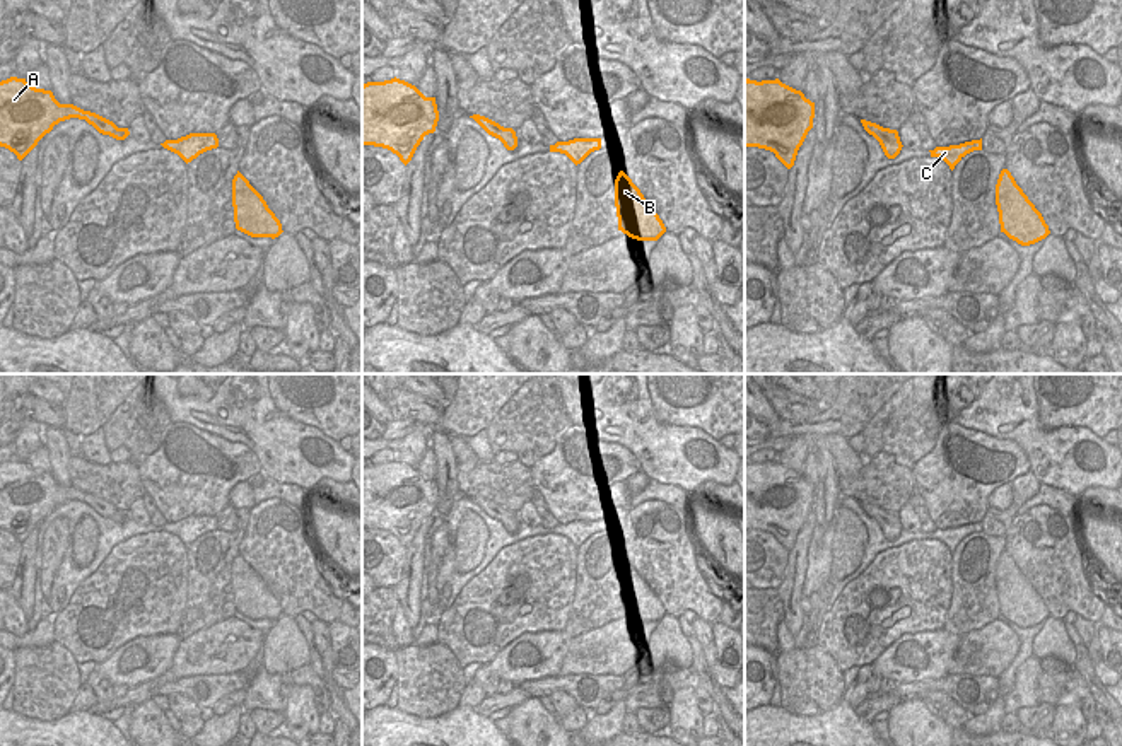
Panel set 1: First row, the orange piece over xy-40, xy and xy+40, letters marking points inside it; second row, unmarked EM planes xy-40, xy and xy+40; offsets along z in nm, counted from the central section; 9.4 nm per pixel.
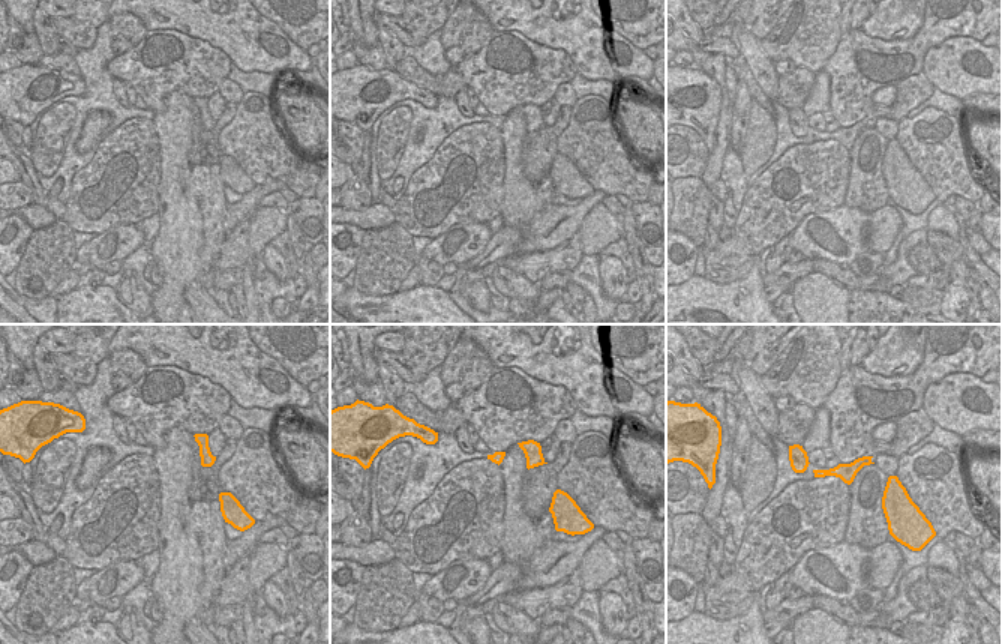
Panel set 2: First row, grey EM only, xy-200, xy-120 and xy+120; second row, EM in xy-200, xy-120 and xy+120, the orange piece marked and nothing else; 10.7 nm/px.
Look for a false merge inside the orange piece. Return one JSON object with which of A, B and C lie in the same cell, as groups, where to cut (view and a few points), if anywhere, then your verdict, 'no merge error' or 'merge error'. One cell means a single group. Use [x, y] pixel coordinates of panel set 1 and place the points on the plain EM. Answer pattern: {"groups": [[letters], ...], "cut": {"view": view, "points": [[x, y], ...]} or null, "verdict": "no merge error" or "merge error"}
{"groups": [["A"], ["B", "C"]], "cut": {"view": "xy", "points": [[501, 509], [492, 518]]}, "verdict": "merge error"}

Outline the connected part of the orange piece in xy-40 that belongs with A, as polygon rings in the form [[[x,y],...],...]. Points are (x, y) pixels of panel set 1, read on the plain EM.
[[[26,461],[0,464],[0,529],[22,543],[60,504],[79,500],[99,516],[111,517],[113,504],[73,487],[60,487],[51,473],[36,471]]]

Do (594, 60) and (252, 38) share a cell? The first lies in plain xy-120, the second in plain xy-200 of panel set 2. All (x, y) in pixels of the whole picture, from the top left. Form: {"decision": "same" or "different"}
{"decision": "same"}

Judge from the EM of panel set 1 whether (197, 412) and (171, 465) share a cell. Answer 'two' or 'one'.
two

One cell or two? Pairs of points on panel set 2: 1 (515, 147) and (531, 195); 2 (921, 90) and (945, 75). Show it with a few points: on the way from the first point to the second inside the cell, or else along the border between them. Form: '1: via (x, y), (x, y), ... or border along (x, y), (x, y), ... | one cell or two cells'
1: via (515, 159), (515, 179), (519, 183) | one cell
2: border along (921, 71), (935, 87) | two cells

